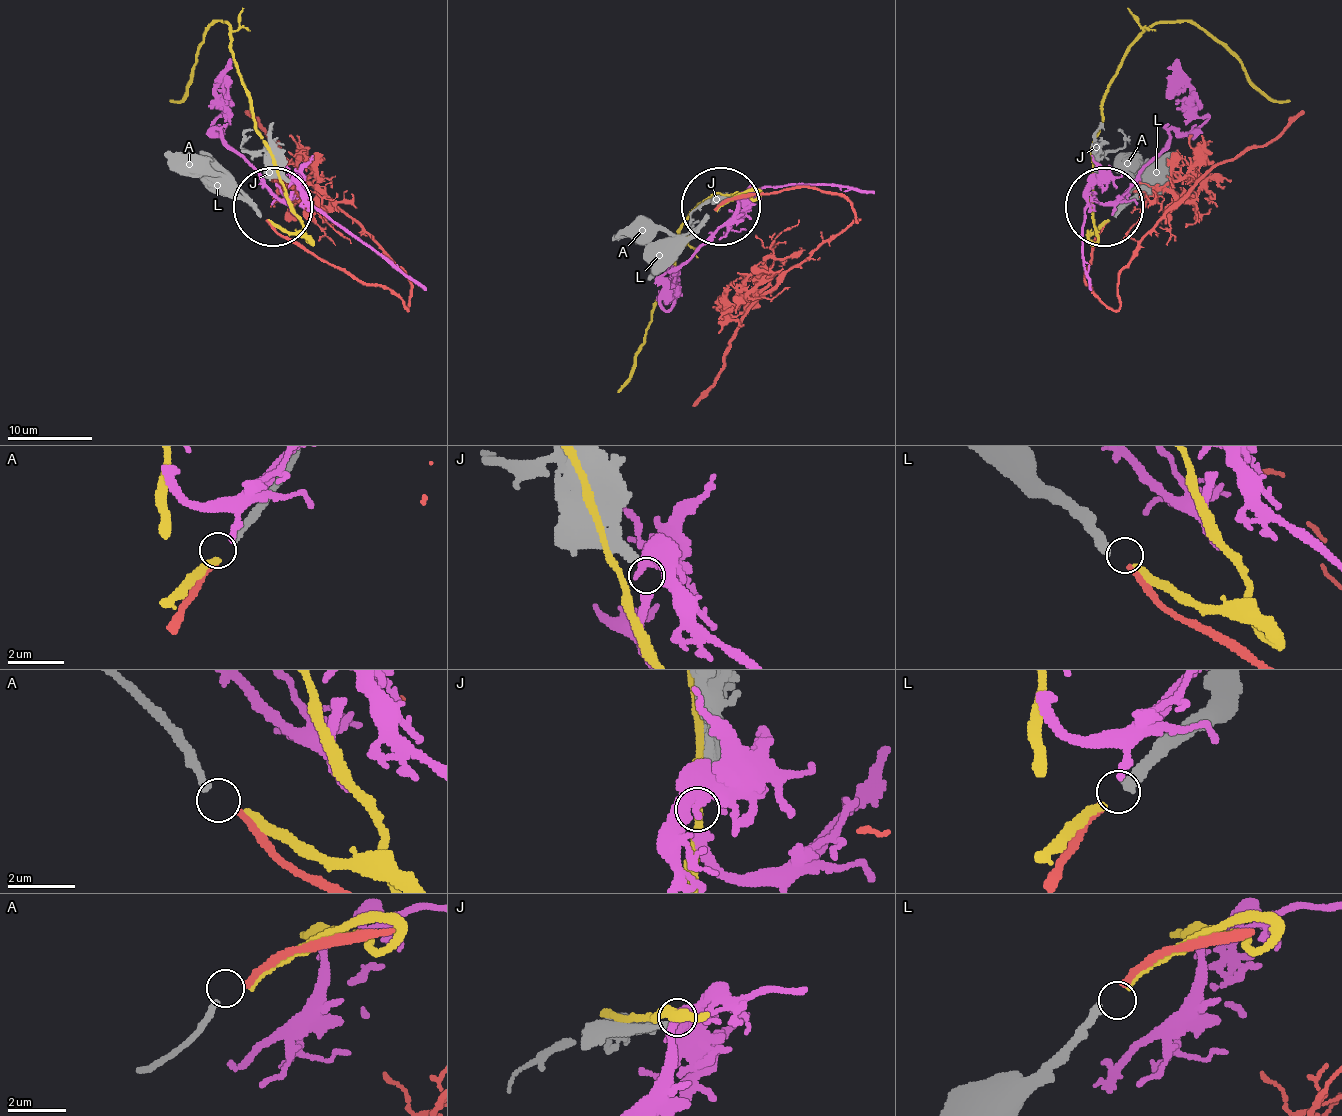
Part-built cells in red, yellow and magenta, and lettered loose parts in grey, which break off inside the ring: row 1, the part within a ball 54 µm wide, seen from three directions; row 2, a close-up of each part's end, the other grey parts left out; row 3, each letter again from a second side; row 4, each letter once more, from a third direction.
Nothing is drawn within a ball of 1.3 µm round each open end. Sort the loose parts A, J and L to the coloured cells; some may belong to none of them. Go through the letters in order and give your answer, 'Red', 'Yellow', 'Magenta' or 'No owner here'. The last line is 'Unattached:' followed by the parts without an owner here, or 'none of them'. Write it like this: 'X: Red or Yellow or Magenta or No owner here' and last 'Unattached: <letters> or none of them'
A: Red
J: Magenta
L: Yellow
Unattached: none of them

